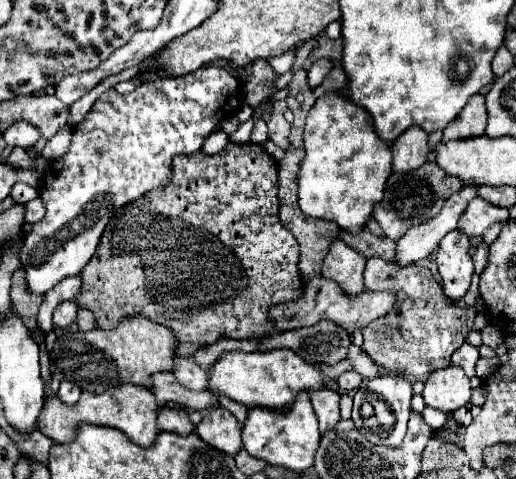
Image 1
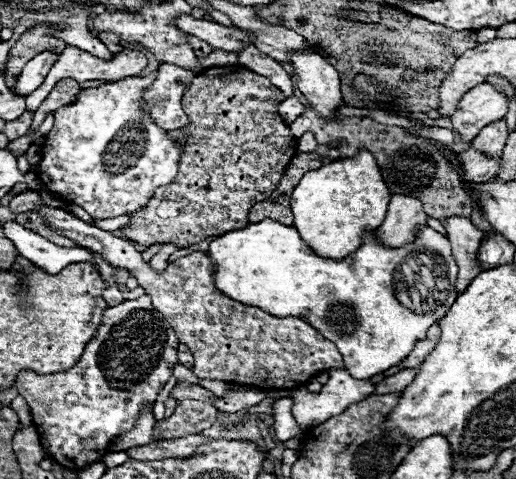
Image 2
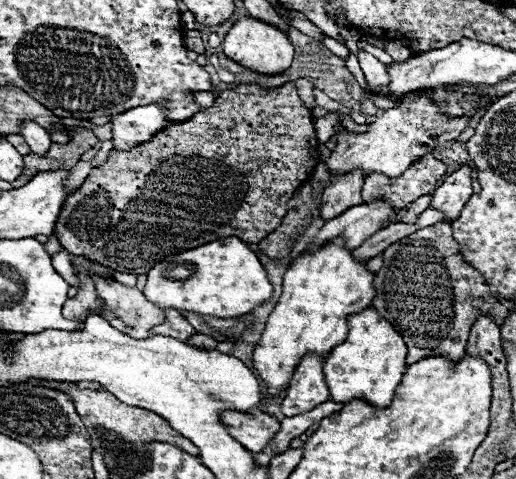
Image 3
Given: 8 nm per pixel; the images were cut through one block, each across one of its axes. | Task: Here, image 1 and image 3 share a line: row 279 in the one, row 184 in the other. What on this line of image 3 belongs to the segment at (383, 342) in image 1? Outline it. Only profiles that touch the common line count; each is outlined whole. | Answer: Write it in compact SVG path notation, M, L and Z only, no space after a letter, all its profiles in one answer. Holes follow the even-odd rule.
M426 154L420 160L412 162L410 168L398 178L390 178L378 172L368 174L362 190L362 200L364 202L376 198L390 200L394 206L390 222L394 222L398 210L408 208L410 202L414 202L424 194L432 194L438 178L442 178L444 174L446 174L446 164L436 160L432 154Z

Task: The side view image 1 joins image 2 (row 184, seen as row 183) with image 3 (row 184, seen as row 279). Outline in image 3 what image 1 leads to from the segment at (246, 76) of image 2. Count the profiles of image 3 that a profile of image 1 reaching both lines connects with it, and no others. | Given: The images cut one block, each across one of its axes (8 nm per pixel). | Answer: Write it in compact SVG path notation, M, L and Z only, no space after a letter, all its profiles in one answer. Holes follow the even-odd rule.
M286 82L284 86L278 86L278 88L262 88L258 84L240 84L234 88L222 90L212 108L202 108L190 120L166 126L156 136L152 136L148 142L142 142L140 146L136 146L132 150L112 150L108 160L102 166L92 168L88 178L84 180L84 184L76 192L72 192L72 196L68 196L68 200L62 206L62 212L58 216L54 236L60 240L62 248L66 248L70 254L86 256L88 260L100 262L116 272L128 272L128 274L148 274L154 268L154 262L162 262L168 256L174 256L184 250L192 250L202 244L222 240L228 236L236 236L244 242L258 244L260 240L264 240L270 232L274 232L282 224L282 218L288 212L290 198L312 176L314 166L318 162L320 162L320 154L318 154L318 138L314 132L312 112L308 108L304 108L302 100L298 98L294 82Z

